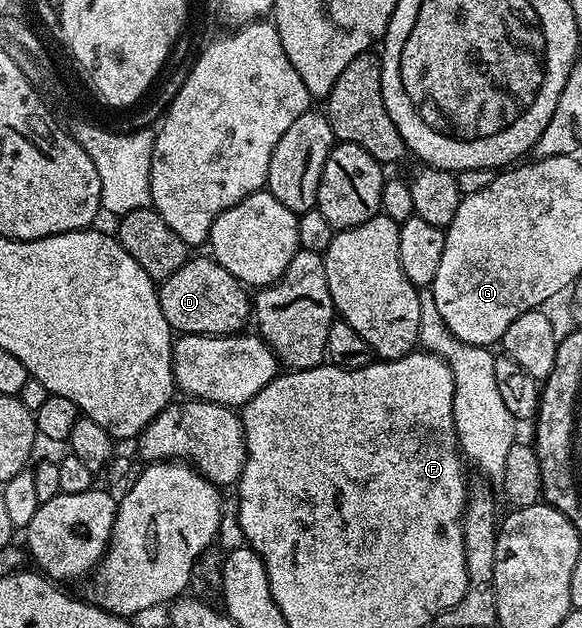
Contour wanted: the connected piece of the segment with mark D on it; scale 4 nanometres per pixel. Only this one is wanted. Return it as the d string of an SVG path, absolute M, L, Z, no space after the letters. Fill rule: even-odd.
M203 253L195 257L187 258L176 273L172 273L167 279L161 280L158 287L158 300L160 309L164 309L164 321L168 321L171 332L184 335L237 335L242 327L252 319L252 299L247 288L224 269L224 265L217 263L209 254Z

